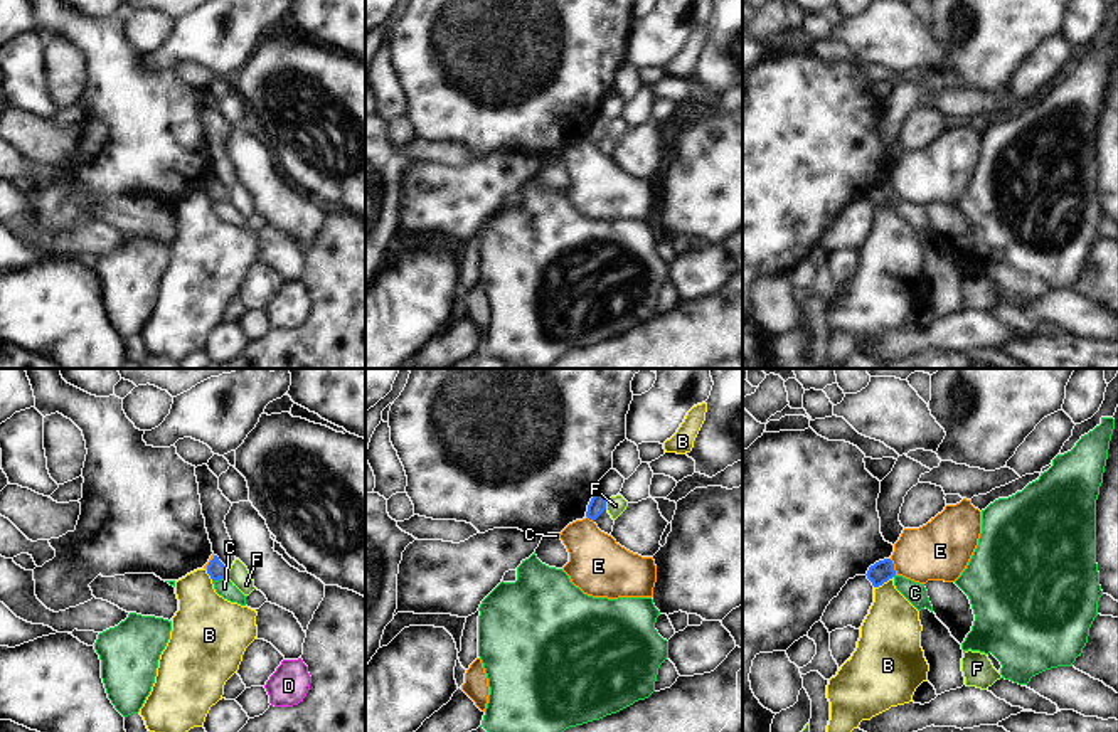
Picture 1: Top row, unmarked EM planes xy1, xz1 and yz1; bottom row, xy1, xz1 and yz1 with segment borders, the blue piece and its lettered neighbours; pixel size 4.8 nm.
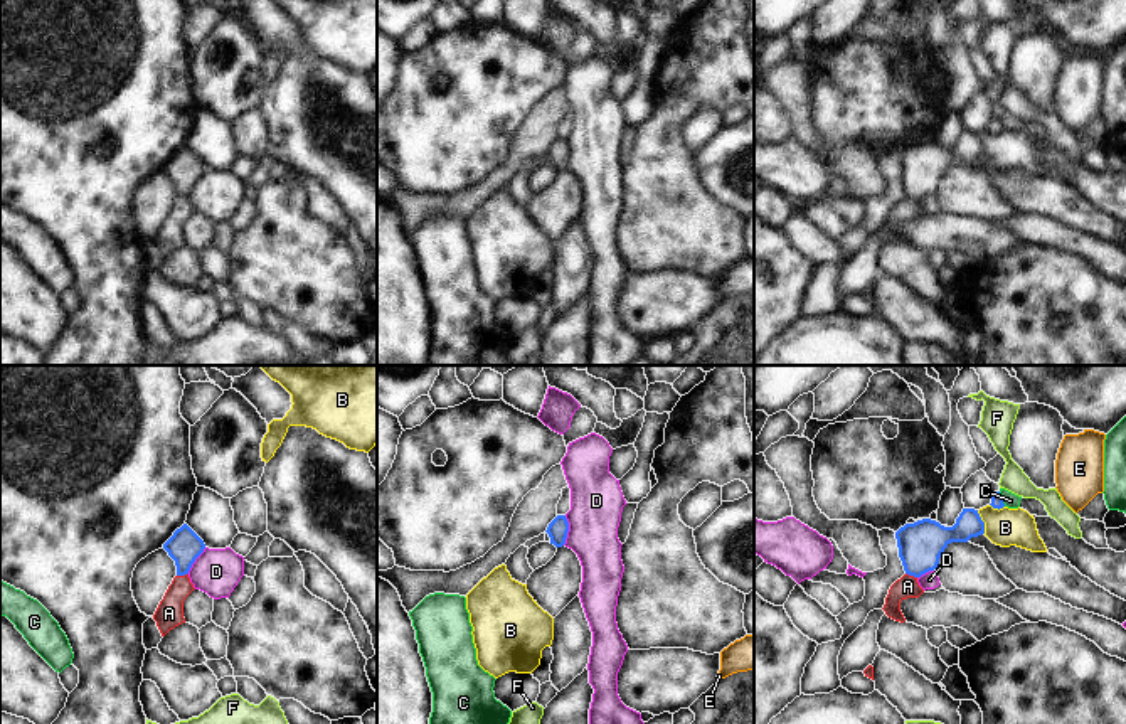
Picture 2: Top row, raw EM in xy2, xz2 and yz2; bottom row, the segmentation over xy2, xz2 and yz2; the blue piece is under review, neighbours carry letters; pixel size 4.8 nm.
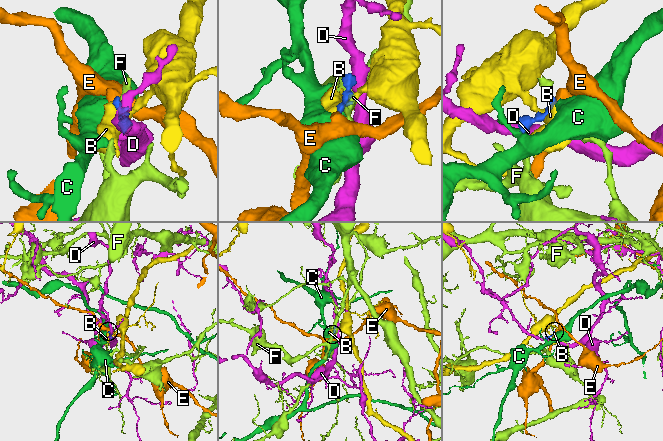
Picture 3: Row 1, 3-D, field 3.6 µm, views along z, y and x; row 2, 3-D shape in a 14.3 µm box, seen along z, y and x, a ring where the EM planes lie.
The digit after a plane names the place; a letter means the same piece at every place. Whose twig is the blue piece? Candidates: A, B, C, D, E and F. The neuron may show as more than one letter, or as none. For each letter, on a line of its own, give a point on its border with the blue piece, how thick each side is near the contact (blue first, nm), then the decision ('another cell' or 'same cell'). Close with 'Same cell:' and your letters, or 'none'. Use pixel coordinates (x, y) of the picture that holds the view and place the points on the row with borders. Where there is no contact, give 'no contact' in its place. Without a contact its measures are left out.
A: contact xy2 (182, 574); calibres 160 and 130 nm; same cell
B: contact yz2 (983, 522); calibres 140 and 180 nm; another cell
C: contact yz2 (1002, 499); calibres 60 and 70 nm; another cell
D: contact xz2 (568, 531); calibres 100 and 260 nm; another cell
E: contact yz1 (893, 567); calibres 100 and 280 nm; another cell
F: contact xz1 (605, 505); calibres 80 and 90 nm; another cell
Same cell: A

